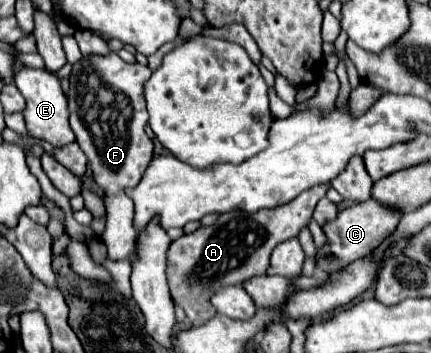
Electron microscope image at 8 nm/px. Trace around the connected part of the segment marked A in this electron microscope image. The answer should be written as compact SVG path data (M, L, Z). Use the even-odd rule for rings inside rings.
M329 185L311 187L275 209L263 209L257 213L223 213L215 225L199 227L195 233L173 241L167 251L167 283L173 299L185 309L185 313L189 313L189 321L201 325L217 315L211 305L211 295L215 295L217 289L245 283L251 277L261 277L265 269L269 269L269 257L275 245L289 237L297 237L299 229L309 223L317 201L325 197L327 187Z

